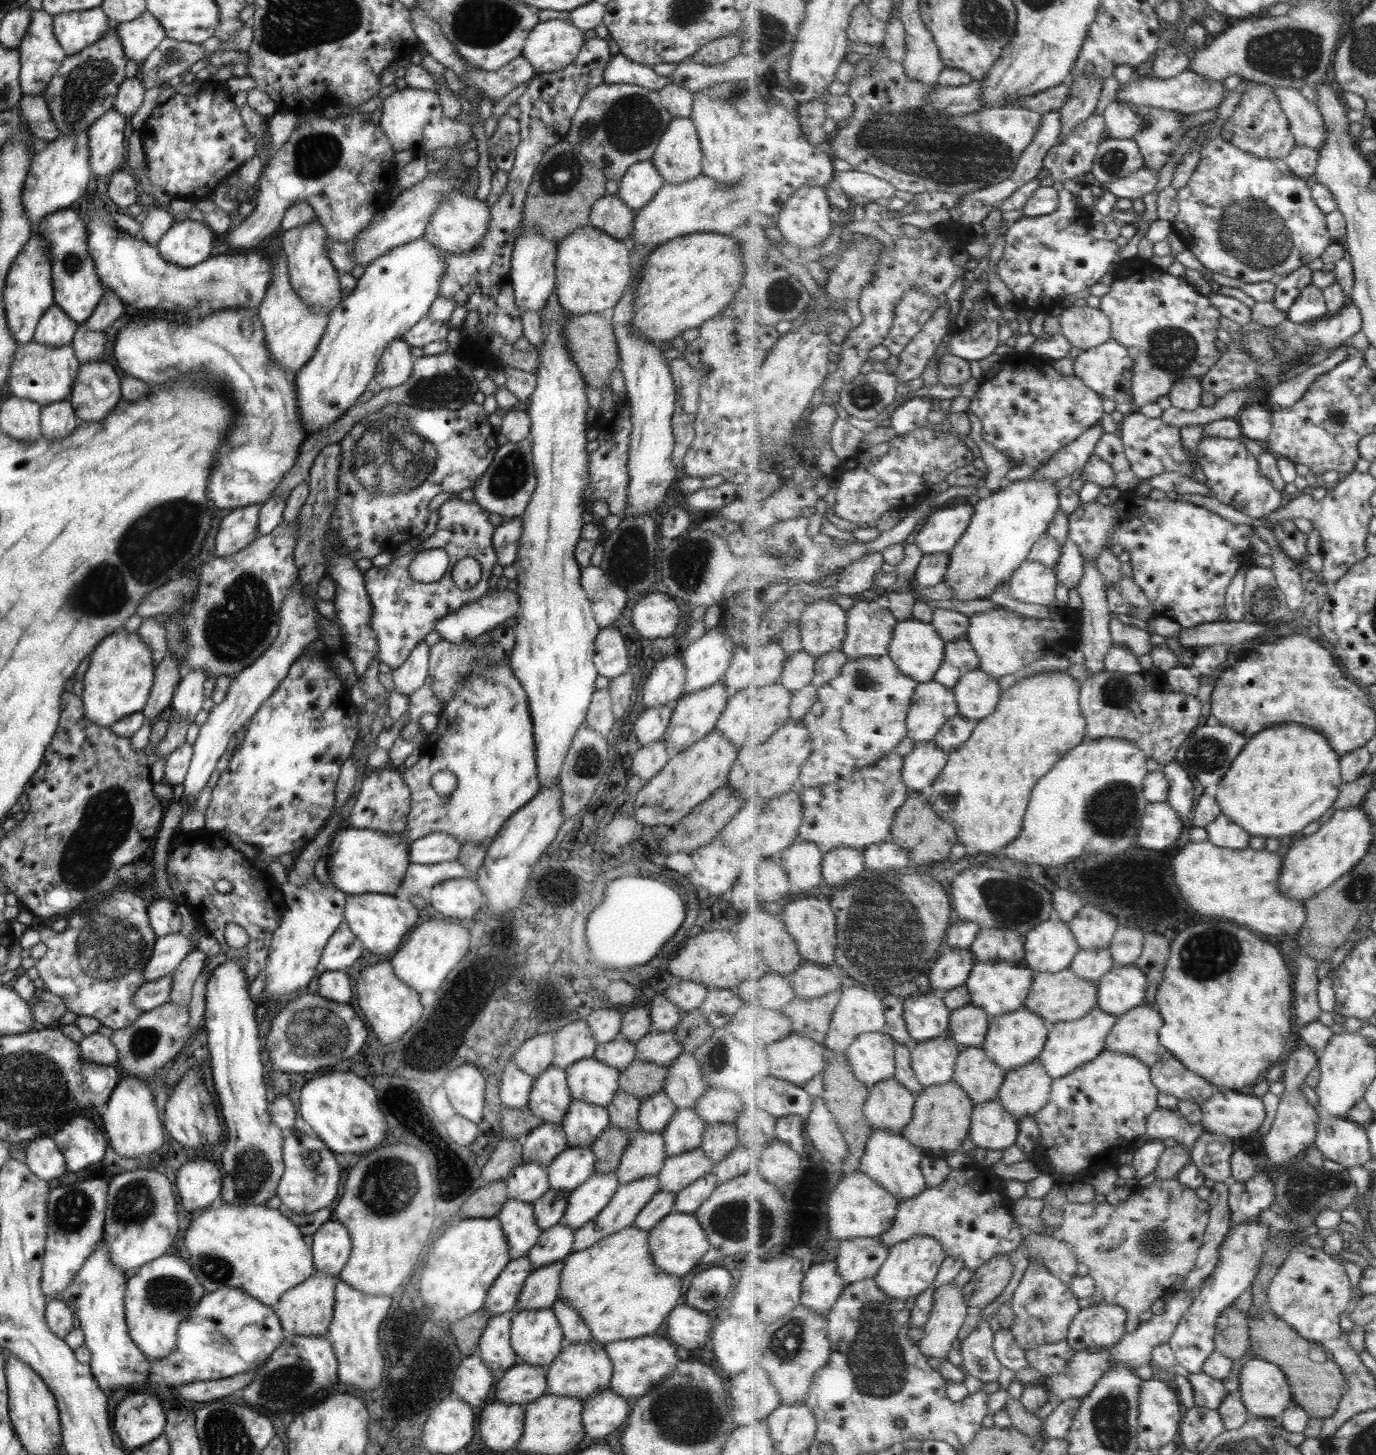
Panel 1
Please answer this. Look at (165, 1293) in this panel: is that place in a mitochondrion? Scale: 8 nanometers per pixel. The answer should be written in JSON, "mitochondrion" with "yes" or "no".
{"mitochondrion":"yes"}

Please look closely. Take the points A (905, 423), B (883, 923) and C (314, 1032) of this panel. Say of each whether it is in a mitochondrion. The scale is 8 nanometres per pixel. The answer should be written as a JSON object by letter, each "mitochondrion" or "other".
{"A":"other","B":"mitochondrion","C":"mitochondrion"}

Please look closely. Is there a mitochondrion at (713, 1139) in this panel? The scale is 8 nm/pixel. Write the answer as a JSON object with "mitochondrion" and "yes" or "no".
{"mitochondrion":"no"}

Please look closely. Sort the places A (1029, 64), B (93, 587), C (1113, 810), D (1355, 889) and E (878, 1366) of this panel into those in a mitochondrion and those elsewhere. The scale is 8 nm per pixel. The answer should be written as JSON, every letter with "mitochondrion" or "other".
{"A":"other","B":"mitochondrion","C":"mitochondrion","D":"mitochondrion","E":"mitochondrion"}

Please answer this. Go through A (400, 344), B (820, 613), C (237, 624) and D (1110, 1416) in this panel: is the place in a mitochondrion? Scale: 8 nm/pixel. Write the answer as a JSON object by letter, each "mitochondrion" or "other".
{"A":"other","B":"other","C":"mitochondrion","D":"mitochondrion"}

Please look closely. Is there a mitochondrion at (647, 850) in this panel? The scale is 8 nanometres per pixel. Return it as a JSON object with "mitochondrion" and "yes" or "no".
{"mitochondrion":"no"}

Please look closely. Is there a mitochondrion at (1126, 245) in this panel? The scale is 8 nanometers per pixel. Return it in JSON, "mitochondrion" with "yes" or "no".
{"mitochondrion":"no"}

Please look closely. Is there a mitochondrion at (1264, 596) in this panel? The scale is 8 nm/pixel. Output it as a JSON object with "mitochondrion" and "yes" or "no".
{"mitochondrion":"yes"}

